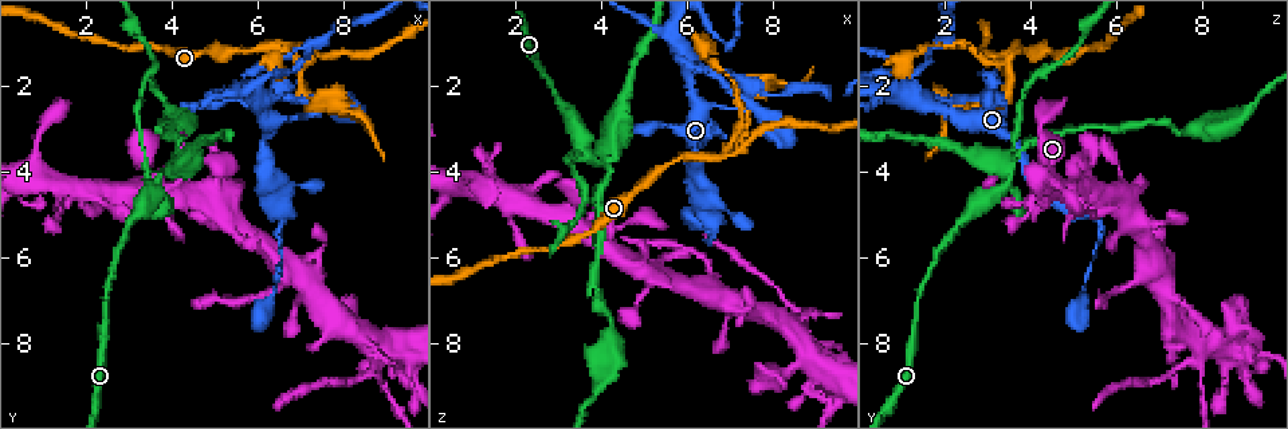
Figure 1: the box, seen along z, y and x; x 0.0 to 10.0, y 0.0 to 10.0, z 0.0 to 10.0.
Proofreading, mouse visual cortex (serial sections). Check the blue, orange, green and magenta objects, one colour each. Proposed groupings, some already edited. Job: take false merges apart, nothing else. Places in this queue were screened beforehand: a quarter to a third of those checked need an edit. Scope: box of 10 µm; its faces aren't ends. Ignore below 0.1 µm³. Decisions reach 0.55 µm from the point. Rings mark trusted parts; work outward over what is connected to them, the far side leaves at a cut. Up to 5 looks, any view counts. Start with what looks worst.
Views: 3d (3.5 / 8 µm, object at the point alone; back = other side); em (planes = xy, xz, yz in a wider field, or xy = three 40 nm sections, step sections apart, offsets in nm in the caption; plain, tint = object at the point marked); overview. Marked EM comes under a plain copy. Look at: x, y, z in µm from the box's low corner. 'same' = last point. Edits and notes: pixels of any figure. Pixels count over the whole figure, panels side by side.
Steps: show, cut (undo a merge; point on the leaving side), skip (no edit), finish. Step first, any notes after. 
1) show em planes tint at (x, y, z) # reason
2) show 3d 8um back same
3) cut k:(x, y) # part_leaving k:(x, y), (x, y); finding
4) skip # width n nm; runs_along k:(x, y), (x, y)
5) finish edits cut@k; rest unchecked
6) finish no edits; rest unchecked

show 3d 3.5um at (6.00, 1.65, 1.40) # calibre changes

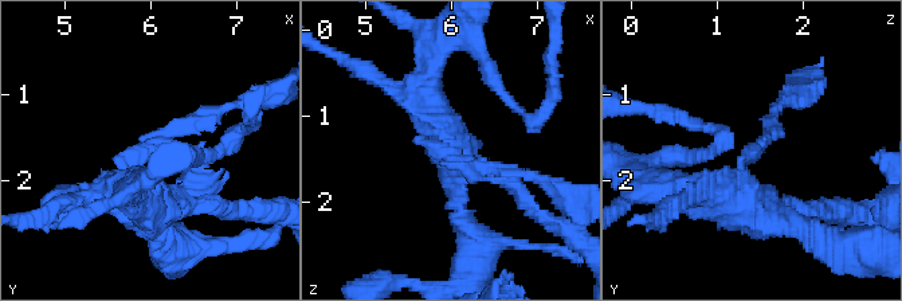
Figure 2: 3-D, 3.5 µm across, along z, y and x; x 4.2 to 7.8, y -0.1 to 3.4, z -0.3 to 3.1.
show em xy step 5 tint at (6.05, 1.60, 1.45)

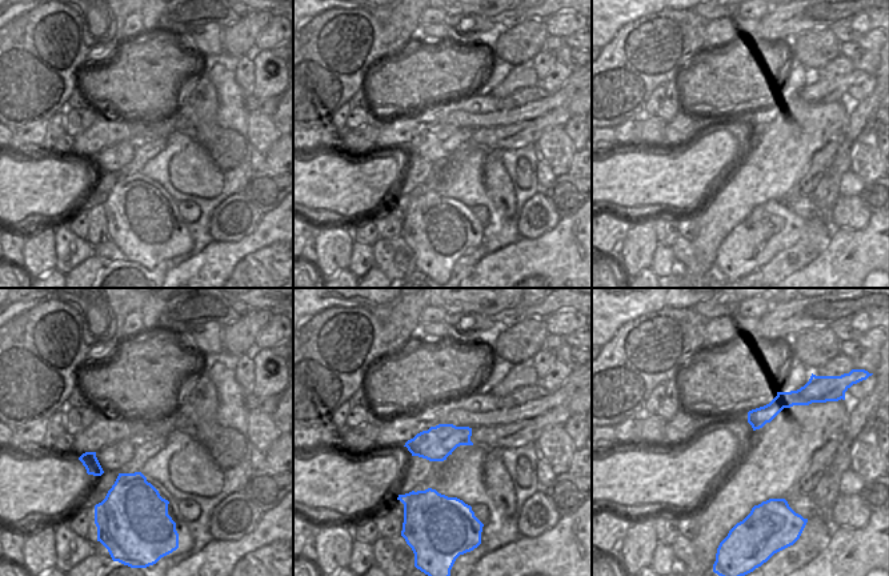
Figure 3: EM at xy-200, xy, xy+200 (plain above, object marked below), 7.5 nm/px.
cut 2:(168, 132) # arm_widths 150, 400 nm; part_leaving 2:(140, 163), (176, 125), (239, 105); a second cell is stuck on

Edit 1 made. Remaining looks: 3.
show overview # redraw

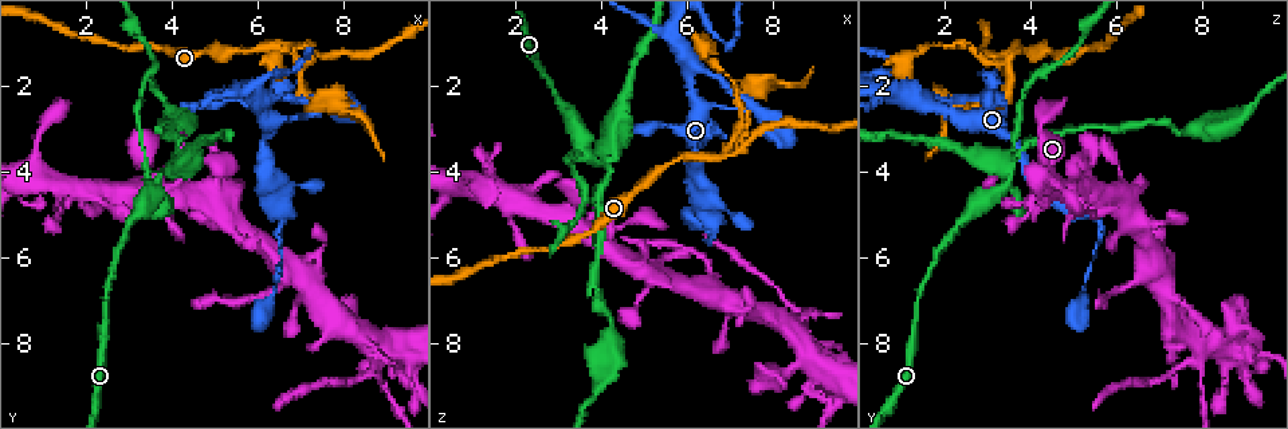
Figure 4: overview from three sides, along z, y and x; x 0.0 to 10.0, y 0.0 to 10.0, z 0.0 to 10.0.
show 3d 8um at (2.50, 7.15, 1.40) # a narrow waist

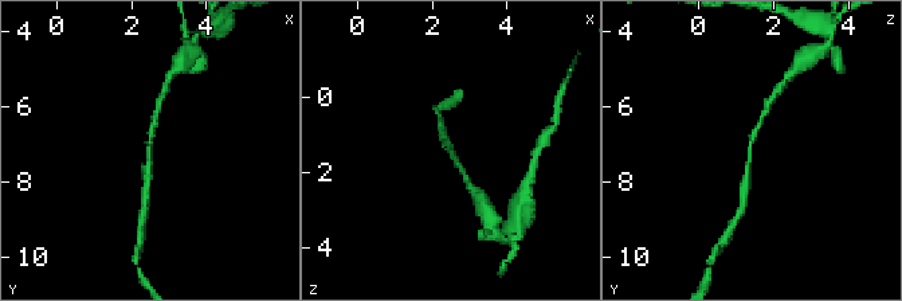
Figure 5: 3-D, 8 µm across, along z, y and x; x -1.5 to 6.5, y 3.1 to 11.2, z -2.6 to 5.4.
show em xy step 2 tint same

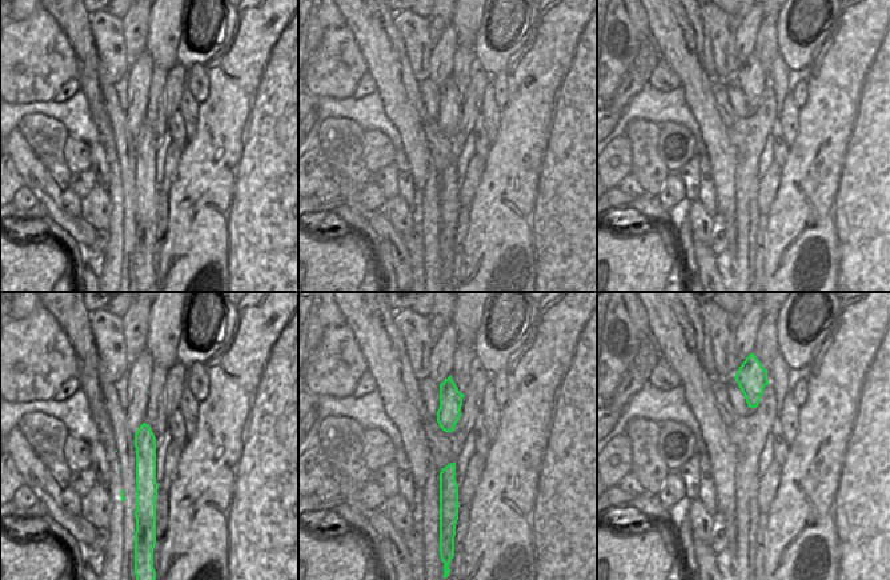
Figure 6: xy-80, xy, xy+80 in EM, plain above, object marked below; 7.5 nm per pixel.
skip # runs_along 6:(144, 427), (144, 511); continuous, no second cell

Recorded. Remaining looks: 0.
finish edits cut@2; rest unchecked

